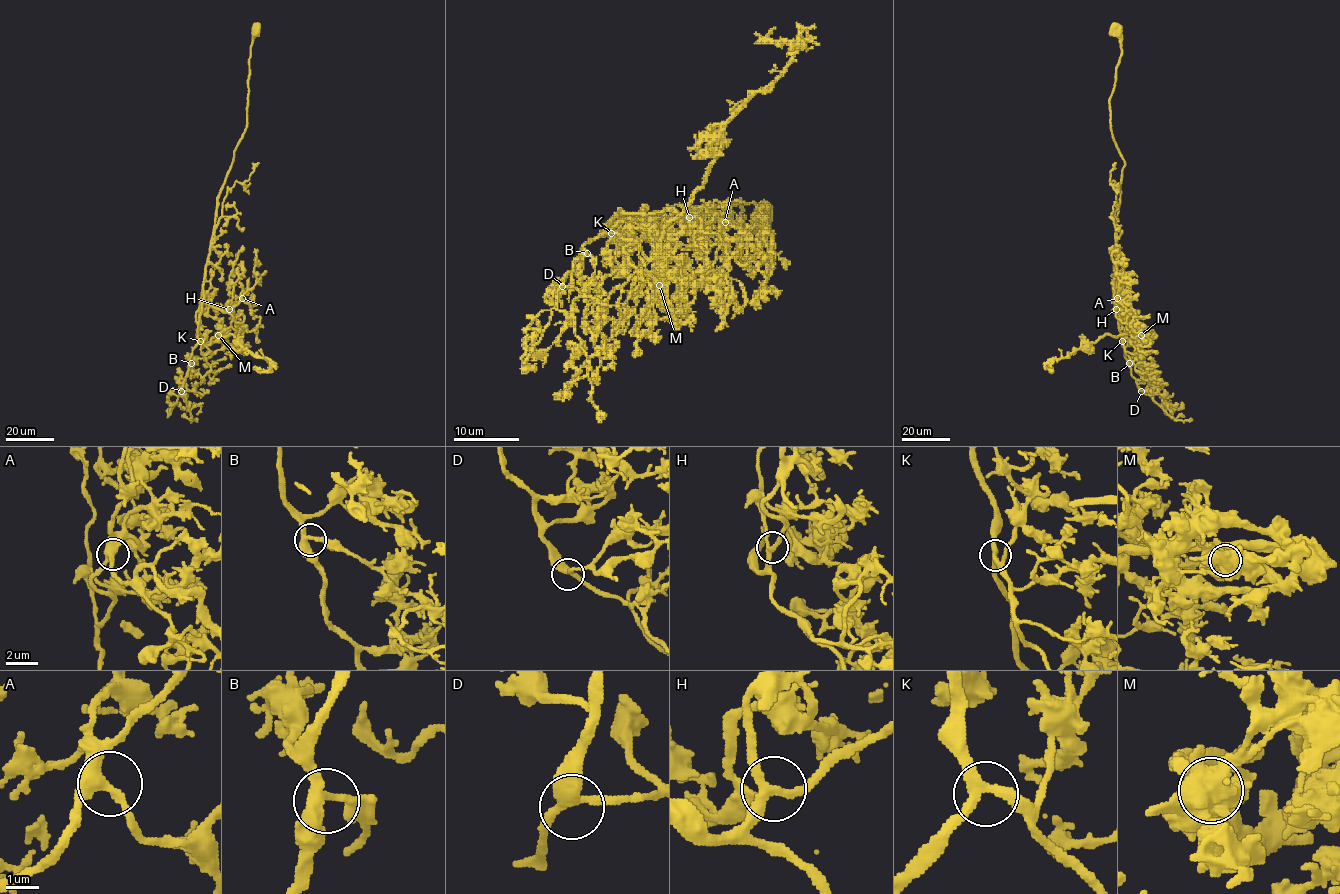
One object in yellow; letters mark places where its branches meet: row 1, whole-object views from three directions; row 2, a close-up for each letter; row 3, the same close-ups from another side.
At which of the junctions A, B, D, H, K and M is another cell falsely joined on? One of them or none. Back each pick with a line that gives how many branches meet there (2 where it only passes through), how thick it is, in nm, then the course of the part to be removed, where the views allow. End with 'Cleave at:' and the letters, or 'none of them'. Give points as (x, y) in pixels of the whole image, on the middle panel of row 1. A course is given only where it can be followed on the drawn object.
M: 3 | 700 nm | (660, 286), (653, 276), (656, 243), (704, 183), (725, 125), (804, 42), (769, 42), (754, 33)
Cleave at: M

